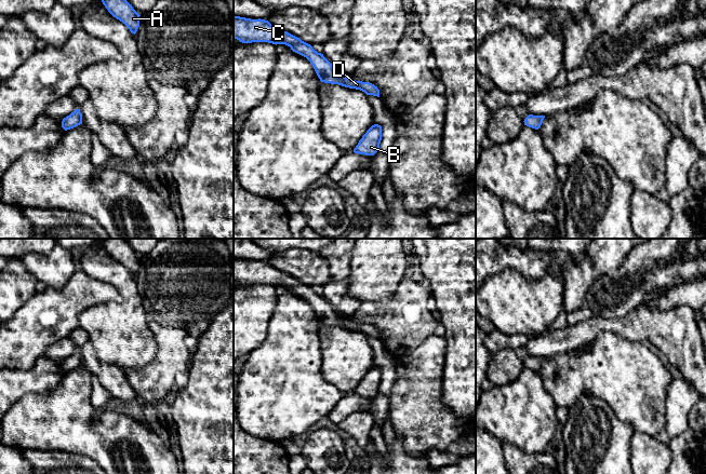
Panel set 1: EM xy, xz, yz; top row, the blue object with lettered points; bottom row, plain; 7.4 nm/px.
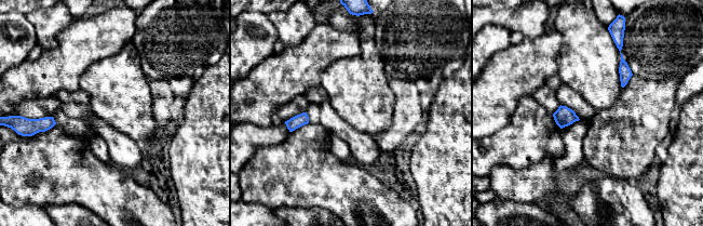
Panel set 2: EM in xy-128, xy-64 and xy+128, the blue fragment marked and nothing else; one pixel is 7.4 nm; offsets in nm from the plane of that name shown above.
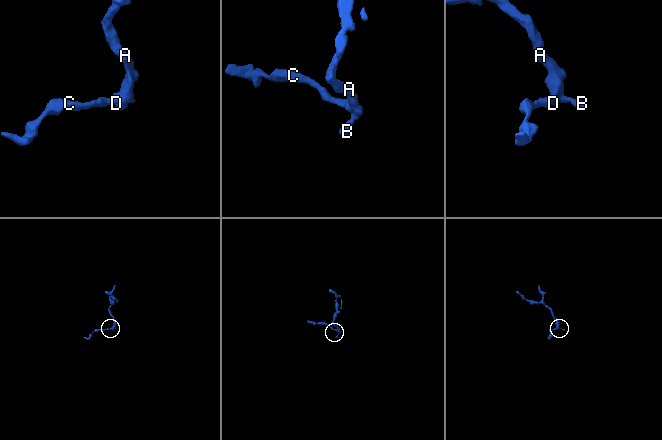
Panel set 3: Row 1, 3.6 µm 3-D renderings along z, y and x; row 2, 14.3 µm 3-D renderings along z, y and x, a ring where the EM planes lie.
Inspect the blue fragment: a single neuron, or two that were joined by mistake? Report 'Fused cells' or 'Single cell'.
Fused cells

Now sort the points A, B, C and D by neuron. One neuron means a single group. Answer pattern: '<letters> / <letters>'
A B D / C

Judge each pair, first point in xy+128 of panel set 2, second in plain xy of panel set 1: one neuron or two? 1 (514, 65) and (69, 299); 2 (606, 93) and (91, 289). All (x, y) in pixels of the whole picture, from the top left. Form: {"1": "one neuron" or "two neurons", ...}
{"1": "one neuron", "2": "two neurons"}

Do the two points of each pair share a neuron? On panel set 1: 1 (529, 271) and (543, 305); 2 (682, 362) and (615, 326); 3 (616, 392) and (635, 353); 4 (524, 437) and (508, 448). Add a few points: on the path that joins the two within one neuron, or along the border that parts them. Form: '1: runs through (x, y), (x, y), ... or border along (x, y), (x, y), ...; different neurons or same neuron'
1: border along (511, 268), (532, 280), (548, 274); different neurons
2: runs through (668, 344), (650, 326), (633, 326); same neuron
3: runs through (626, 382), (631, 363); same neuron
4: border along (502, 441), (507, 441), (528, 452), (536, 454); different neurons

